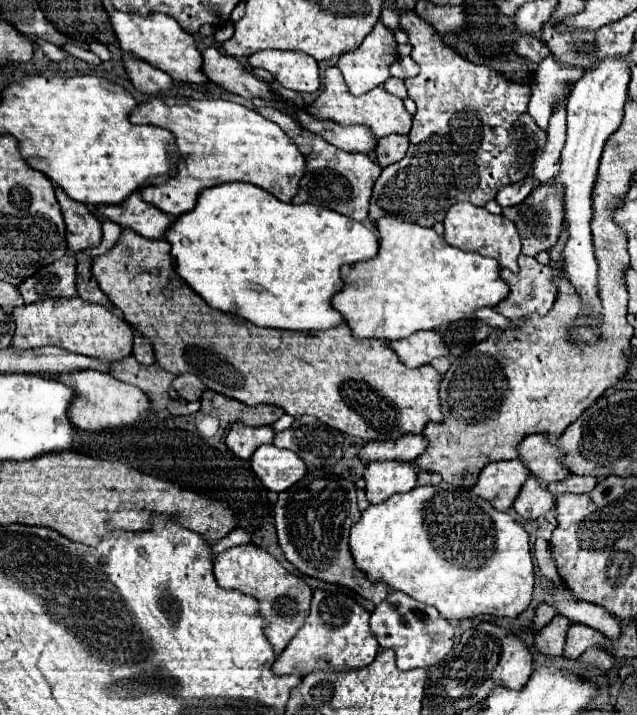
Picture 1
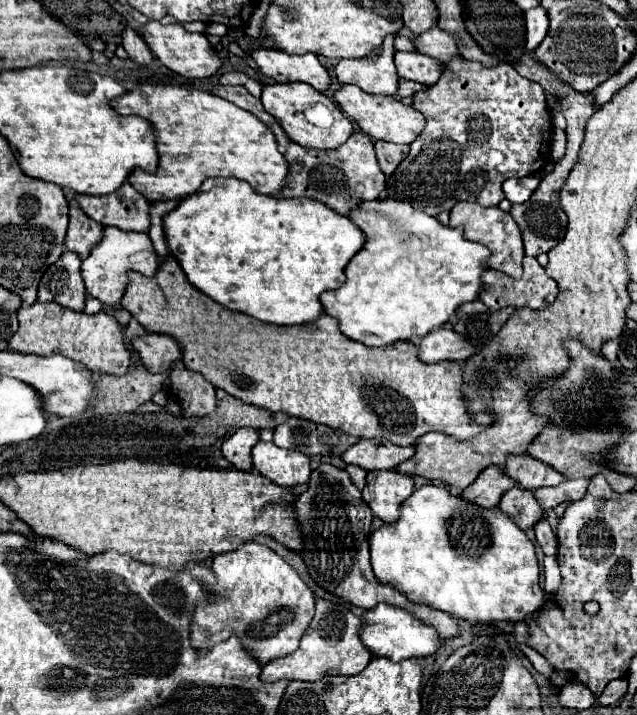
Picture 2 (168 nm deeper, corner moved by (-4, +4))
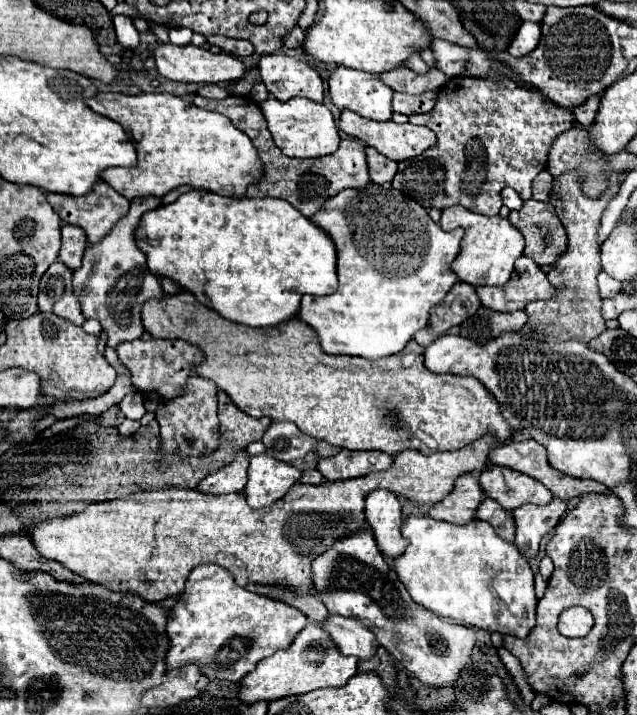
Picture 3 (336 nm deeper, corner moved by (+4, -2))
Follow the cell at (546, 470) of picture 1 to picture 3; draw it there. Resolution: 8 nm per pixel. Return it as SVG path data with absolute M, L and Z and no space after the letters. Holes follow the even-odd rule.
M489 466L479 476L479 486L487 498L499 502L507 512L521 504L547 504L553 494L541 482L505 466Z

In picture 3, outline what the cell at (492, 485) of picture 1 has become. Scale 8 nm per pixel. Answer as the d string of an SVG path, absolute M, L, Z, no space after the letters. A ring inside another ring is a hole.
M461 474L455 480L453 492L447 494L441 502L437 502L427 512L427 516L453 524L467 524L475 518L475 510L483 500L485 492L481 490L477 478L473 474Z

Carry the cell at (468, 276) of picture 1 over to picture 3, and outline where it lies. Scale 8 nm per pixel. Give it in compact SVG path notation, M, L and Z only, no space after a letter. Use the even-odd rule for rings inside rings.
M369 182L369 186L361 190L343 190L325 202L325 206L317 210L311 220L325 234L329 234L335 244L339 286L331 296L303 296L297 318L317 330L319 344L327 354L349 354L369 360L399 354L413 338L413 334L427 326L429 308L441 304L445 294L457 282L457 276L451 270L451 262L459 254L463 230L441 230L441 226L431 220L427 208L423 208L419 202L407 198L391 184L379 186L375 182Z

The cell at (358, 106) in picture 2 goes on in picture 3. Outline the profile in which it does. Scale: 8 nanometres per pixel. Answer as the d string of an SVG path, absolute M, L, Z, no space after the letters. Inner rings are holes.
M349 110L341 114L339 128L345 134L361 140L365 146L377 148L377 152L381 152L383 156L387 156L389 160L395 160L395 162L415 158L415 156L423 154L427 148L433 148L437 144L437 136L433 132L429 132L429 128L425 128L425 126L413 126L409 122L407 124L395 124L393 120L389 120L389 122L369 122L367 118L361 118L359 114L353 114Z

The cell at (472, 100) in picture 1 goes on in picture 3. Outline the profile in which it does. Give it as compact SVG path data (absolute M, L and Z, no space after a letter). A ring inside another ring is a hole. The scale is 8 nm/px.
M451 78L449 84L439 92L437 104L427 114L413 114L409 116L411 124L427 126L437 134L437 146L421 158L399 162L399 170L393 178L393 188L403 190L409 198L421 202L425 208L449 208L455 204L461 204L477 214L495 216L499 214L501 202L501 190L505 186L511 186L519 192L523 200L531 196L531 184L535 176L545 170L547 156L551 150L553 140L571 130L575 126L575 118L571 110L563 110L561 106L555 106L549 98L545 98L539 90L521 86L509 78L503 78L501 82L489 82L489 78Z

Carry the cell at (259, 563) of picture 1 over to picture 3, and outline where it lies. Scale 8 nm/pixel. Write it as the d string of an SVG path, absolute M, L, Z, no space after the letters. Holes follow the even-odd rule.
M197 566L167 620L169 652L165 664L167 668L195 664L211 680L239 682L261 658L287 650L307 622L299 610L237 586L221 566Z

